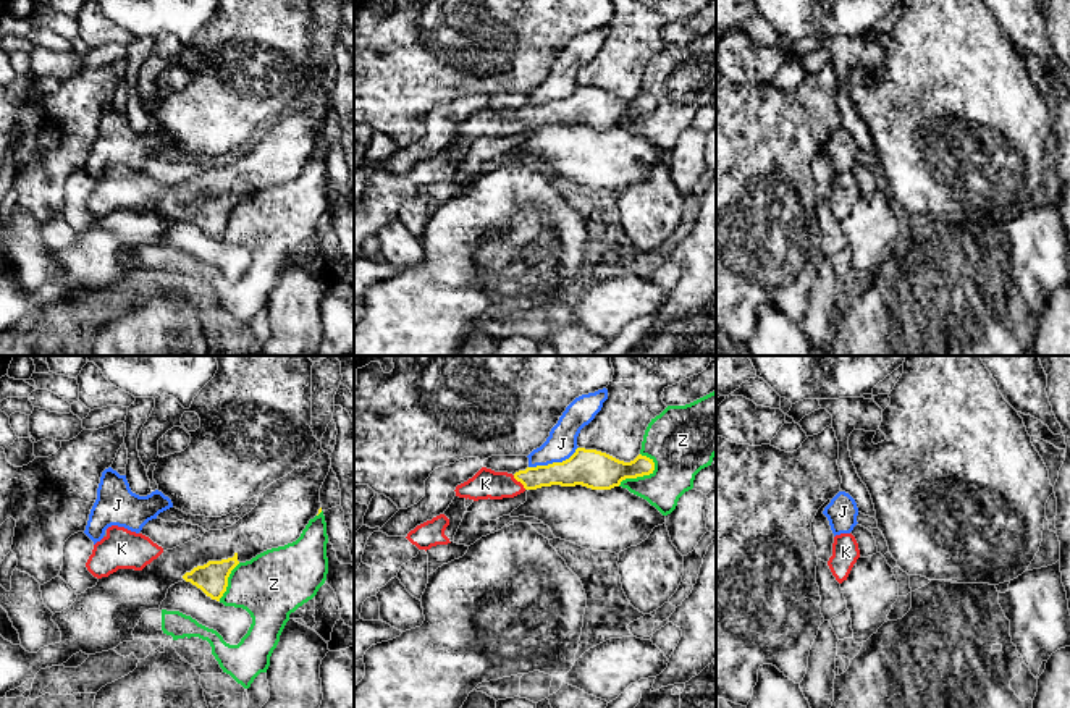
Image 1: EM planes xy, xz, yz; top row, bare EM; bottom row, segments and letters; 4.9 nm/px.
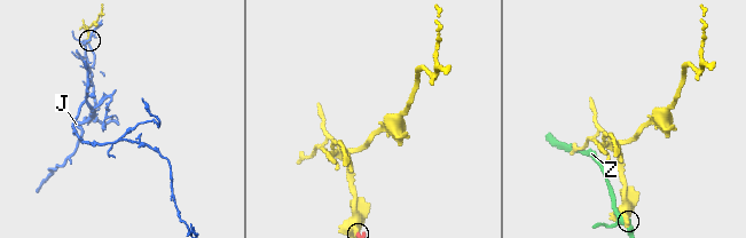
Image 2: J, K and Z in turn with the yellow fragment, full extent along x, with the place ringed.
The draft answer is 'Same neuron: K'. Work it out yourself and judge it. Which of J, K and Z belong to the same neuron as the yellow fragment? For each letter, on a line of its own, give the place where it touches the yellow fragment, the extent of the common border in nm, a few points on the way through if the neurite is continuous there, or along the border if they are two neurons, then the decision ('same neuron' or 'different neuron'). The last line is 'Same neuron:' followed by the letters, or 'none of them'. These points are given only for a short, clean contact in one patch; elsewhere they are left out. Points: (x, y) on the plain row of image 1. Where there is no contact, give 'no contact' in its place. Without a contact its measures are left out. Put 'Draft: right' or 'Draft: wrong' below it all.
J: contact xz (553, 101); length 260 nm; different neuron
K: contact xz (519, 118); length 100 nm; way xz (568, 110), (519, 118), (485, 122); same neuron
Z: contact xz (640, 113); length 220 nm; different neuron
Same neuron: K
Draft: right

